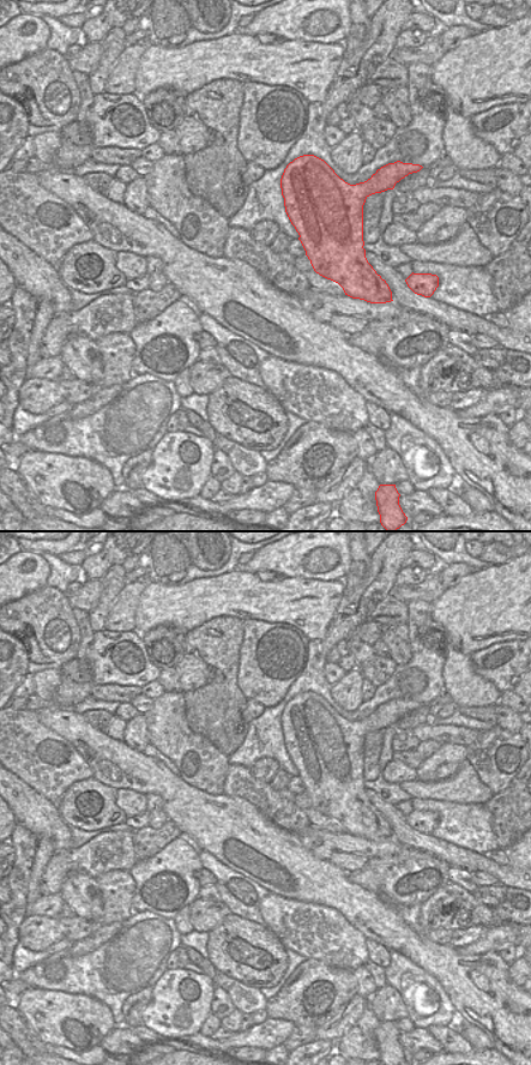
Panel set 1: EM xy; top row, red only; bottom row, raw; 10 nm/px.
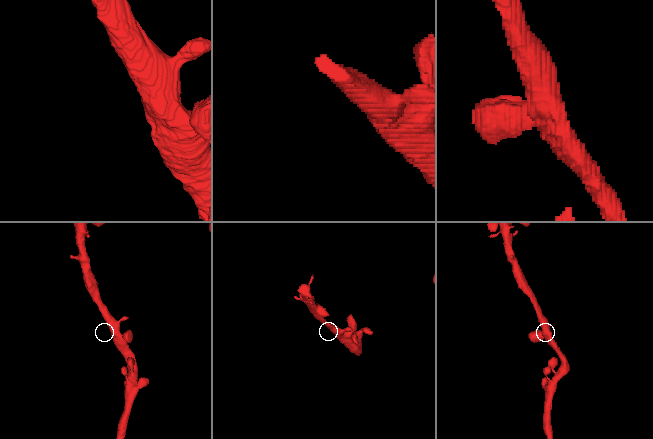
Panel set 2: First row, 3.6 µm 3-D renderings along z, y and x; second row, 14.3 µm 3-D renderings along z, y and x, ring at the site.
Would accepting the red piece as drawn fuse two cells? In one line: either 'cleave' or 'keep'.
keep

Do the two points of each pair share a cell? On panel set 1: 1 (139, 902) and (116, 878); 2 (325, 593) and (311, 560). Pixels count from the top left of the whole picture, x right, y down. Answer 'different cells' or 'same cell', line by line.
1: different cells
2: different cells

